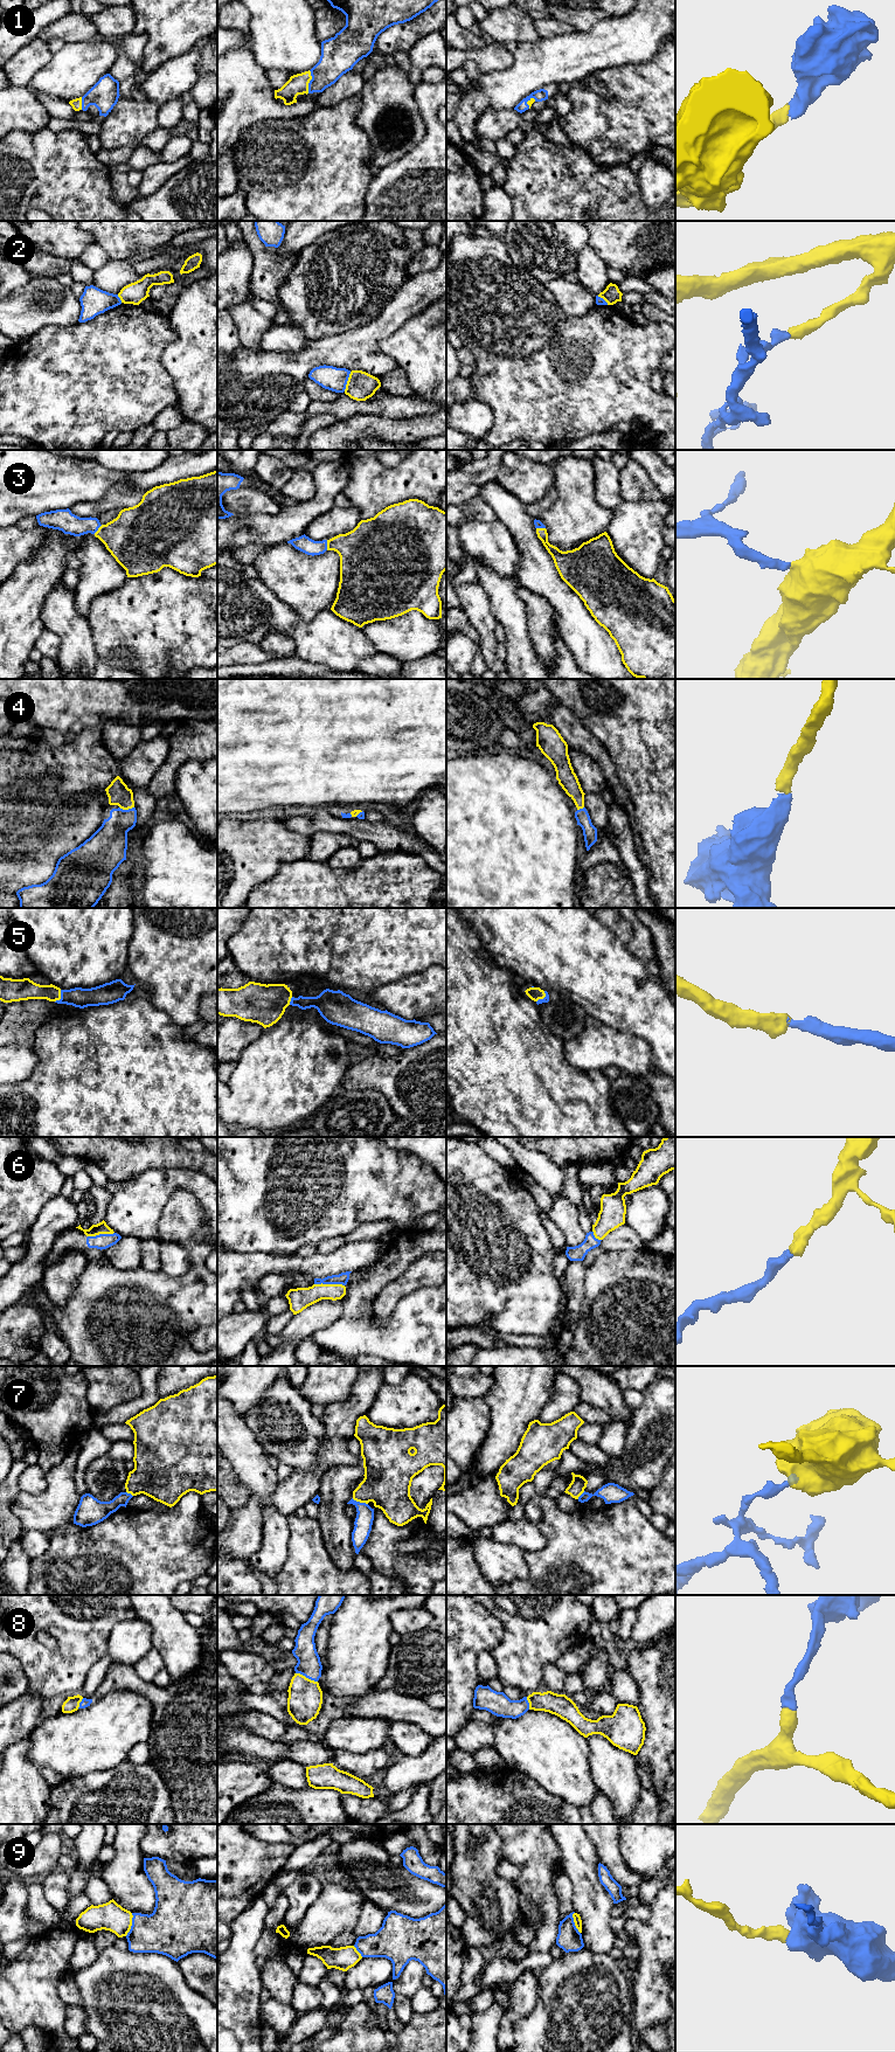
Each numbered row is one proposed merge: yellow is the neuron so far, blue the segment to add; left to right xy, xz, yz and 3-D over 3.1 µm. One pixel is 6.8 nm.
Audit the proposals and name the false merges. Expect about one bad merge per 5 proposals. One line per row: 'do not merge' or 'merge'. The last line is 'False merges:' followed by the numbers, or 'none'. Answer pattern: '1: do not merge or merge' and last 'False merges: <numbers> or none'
1: merge
2: do not merge
3: merge
4: merge
5: merge
6: merge
7: do not merge
8: merge
9: do not merge
False merges: 2, 7, 9

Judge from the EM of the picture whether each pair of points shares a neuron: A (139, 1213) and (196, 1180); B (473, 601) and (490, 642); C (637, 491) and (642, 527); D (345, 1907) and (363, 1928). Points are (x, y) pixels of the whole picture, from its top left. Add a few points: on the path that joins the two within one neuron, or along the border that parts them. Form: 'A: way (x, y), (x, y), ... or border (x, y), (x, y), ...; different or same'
A: way (153, 1199), (172, 1180), (182, 1180); same
B: way (478, 611), (486, 631); same
C: border (663, 498), (657, 500), (624, 501); different
D: border (365, 1899), (353, 1932); different

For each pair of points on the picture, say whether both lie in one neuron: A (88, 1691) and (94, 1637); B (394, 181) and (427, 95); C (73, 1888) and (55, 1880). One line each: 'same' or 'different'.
A: different
B: same
C: different

